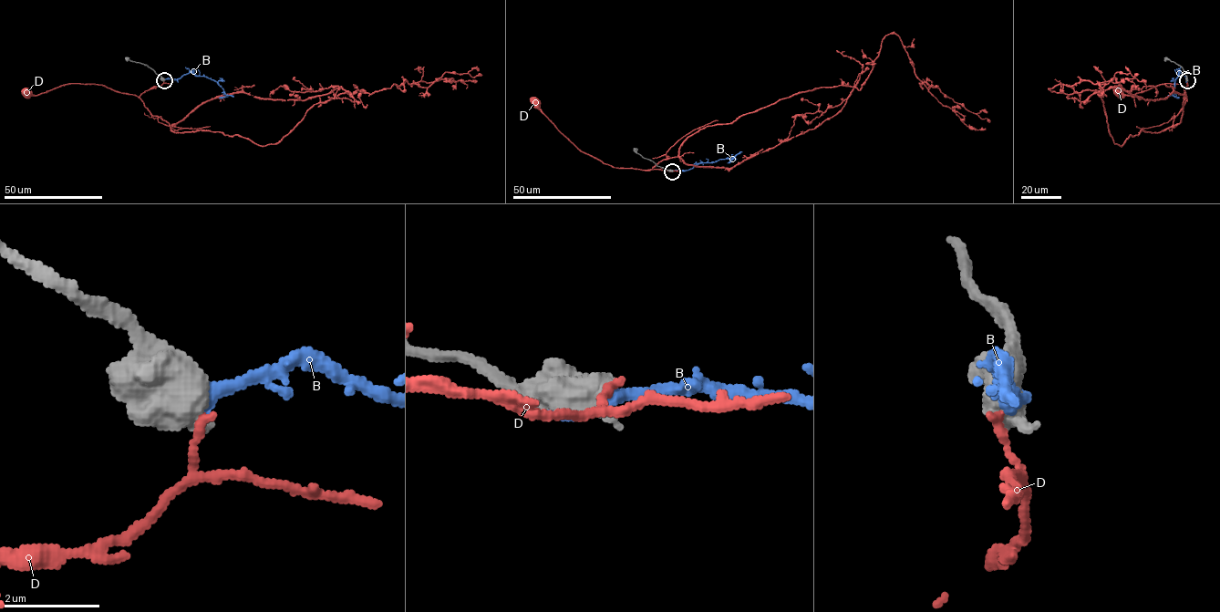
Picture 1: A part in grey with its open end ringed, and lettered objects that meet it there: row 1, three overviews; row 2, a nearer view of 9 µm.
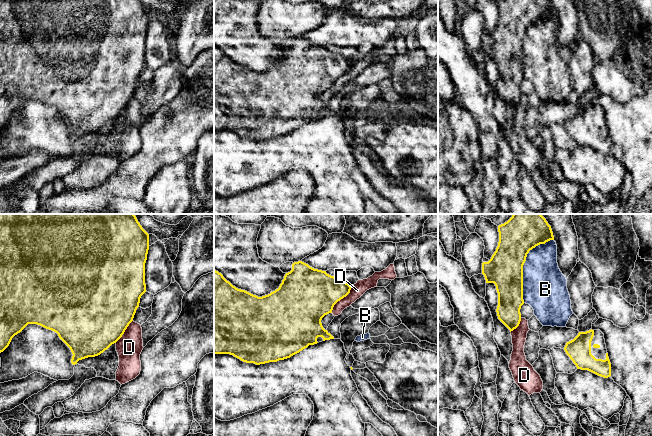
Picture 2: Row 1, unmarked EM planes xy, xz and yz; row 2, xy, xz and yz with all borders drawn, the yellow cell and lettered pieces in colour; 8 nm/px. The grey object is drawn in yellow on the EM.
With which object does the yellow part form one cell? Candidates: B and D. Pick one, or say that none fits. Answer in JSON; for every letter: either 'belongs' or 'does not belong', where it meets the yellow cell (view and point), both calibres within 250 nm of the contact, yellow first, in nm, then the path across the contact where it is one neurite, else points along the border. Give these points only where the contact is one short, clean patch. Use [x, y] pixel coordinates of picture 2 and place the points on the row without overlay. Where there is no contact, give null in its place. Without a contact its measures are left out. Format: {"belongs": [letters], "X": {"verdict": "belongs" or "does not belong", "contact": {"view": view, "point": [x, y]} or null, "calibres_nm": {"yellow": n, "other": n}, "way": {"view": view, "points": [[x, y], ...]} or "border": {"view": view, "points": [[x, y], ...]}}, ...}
{"belongs": [], "B": {"verdict": "does not belong", "contact": {"view": "yz", "point": [523, 40]}, "calibres_nm": {"yellow": 280, "other": 360}}, "D": {"verdict": "does not belong", "contact": {"view": "xz", "point": [341, 74]}, "calibres_nm": {"yellow": 400, "other": 110}, "border": {"view": "xz", "points": [[352, 62], [350, 67], [334, 81], [331, 88]]}}}

